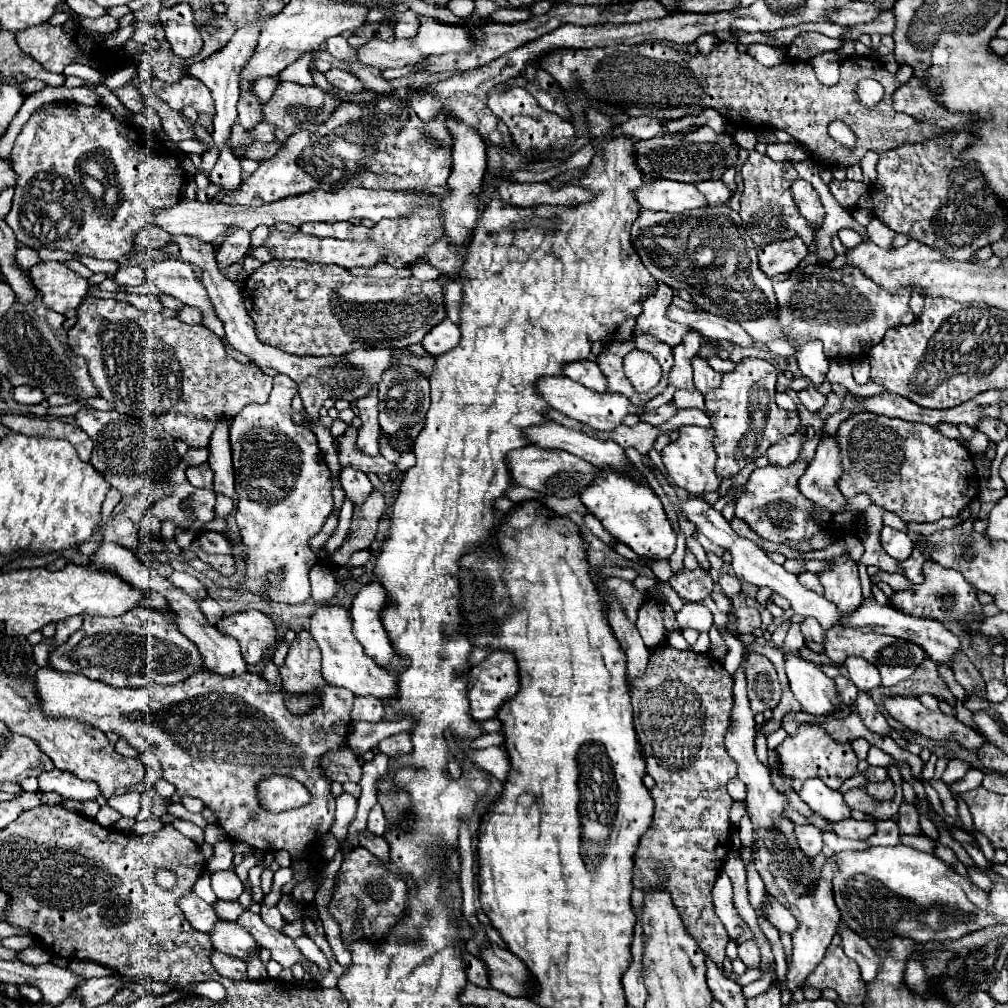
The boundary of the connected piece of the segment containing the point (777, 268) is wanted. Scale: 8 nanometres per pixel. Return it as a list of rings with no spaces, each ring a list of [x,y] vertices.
[[[798,234],[788,240],[764,244],[758,248],[760,268],[768,276],[778,276],[794,270],[806,256],[808,256],[808,246]]]

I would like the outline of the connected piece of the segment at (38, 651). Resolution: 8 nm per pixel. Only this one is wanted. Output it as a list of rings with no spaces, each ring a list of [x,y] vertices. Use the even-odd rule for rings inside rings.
[[[53,637],[44,638],[39,644],[33,647],[33,656],[36,664],[40,668],[50,667],[49,663],[49,647],[53,644]]]

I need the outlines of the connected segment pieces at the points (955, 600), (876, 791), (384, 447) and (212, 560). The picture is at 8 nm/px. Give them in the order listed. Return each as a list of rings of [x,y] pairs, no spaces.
[[[932,560],[924,564],[924,582],[914,590],[896,592],[890,602],[892,606],[900,608],[906,614],[912,614],[918,618],[934,618],[944,624],[954,624],[954,620],[962,620],[962,616],[966,616],[968,612],[982,614],[982,604],[976,598],[976,588],[960,572],[944,568]]]
[[[884,780],[884,782],[866,782],[864,792],[876,800],[876,802],[886,802],[886,800],[894,800],[894,782],[892,780]]]
[[[380,434],[380,454],[386,458],[386,460],[390,460],[390,462],[396,462],[398,460],[398,452],[386,442],[386,438],[384,438],[386,434]]]
[[[200,556],[202,562],[212,564],[214,570],[218,570],[224,576],[232,576],[236,566],[234,566],[234,558],[232,556]]]

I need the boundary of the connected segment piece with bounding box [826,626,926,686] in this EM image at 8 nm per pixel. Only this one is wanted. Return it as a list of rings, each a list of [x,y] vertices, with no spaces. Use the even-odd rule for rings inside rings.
[[[834,626],[826,632],[826,656],[834,664],[842,664],[850,656],[862,656],[880,670],[882,686],[896,686],[898,682],[912,676],[912,672],[918,668],[918,664],[922,664],[922,660],[926,658],[926,652],[914,642],[900,640],[900,644],[896,644],[896,638],[892,638],[892,636],[884,636],[884,634],[876,634],[876,632],[860,632],[856,628],[846,628],[846,626],[842,626],[842,628]]]

